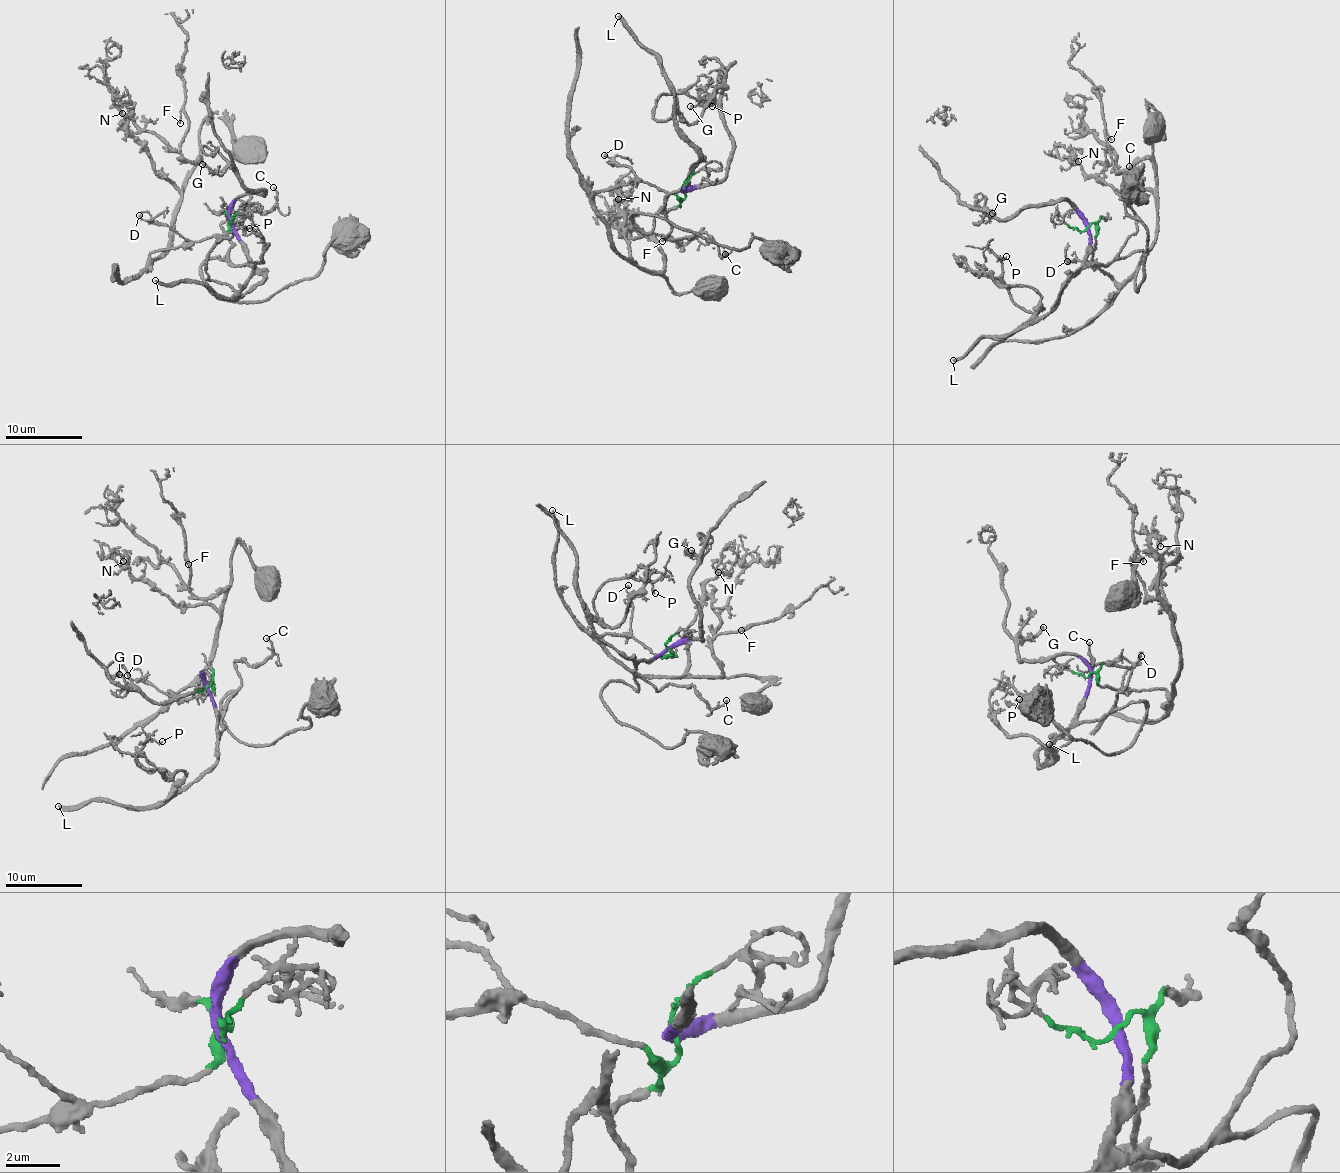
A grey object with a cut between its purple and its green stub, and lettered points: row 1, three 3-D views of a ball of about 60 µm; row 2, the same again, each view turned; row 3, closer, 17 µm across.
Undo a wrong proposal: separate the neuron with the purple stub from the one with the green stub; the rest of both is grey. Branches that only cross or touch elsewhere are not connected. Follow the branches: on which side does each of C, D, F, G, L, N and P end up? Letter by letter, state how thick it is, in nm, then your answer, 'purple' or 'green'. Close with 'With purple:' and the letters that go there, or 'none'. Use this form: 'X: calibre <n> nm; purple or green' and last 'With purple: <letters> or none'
C: calibre 160 nm; purple
D: calibre 160 nm; green
F: calibre 160 nm; green
G: calibre 200 nm; purple
L: calibre 300 nm; purple
N: calibre 120 nm; green
P: calibre 170 nm; purple
With purple: C, G, L, P

